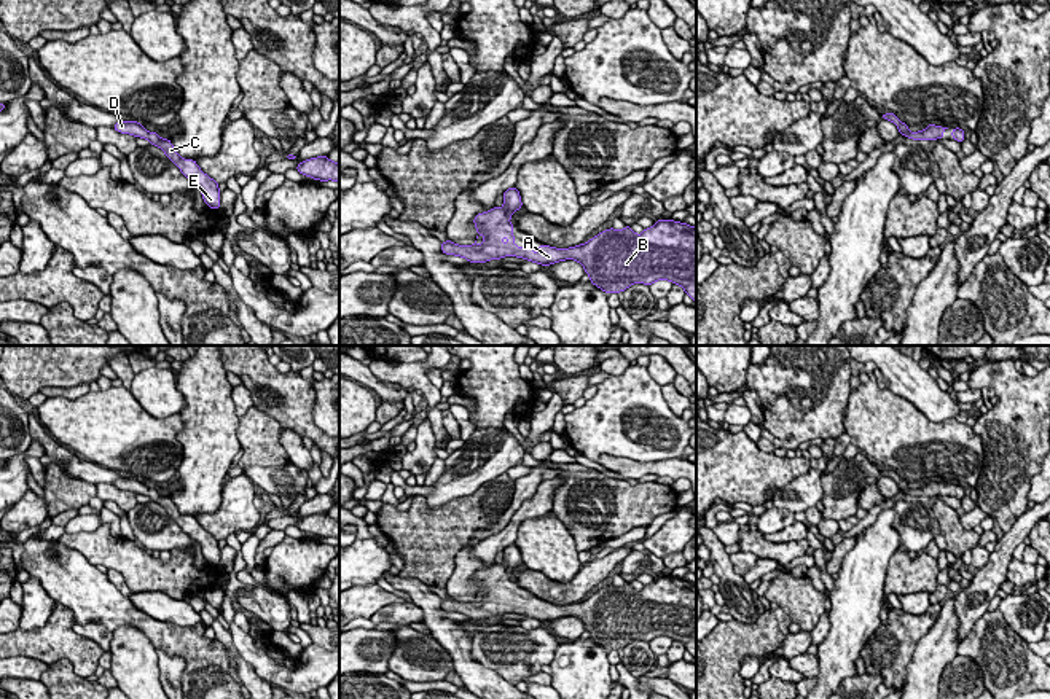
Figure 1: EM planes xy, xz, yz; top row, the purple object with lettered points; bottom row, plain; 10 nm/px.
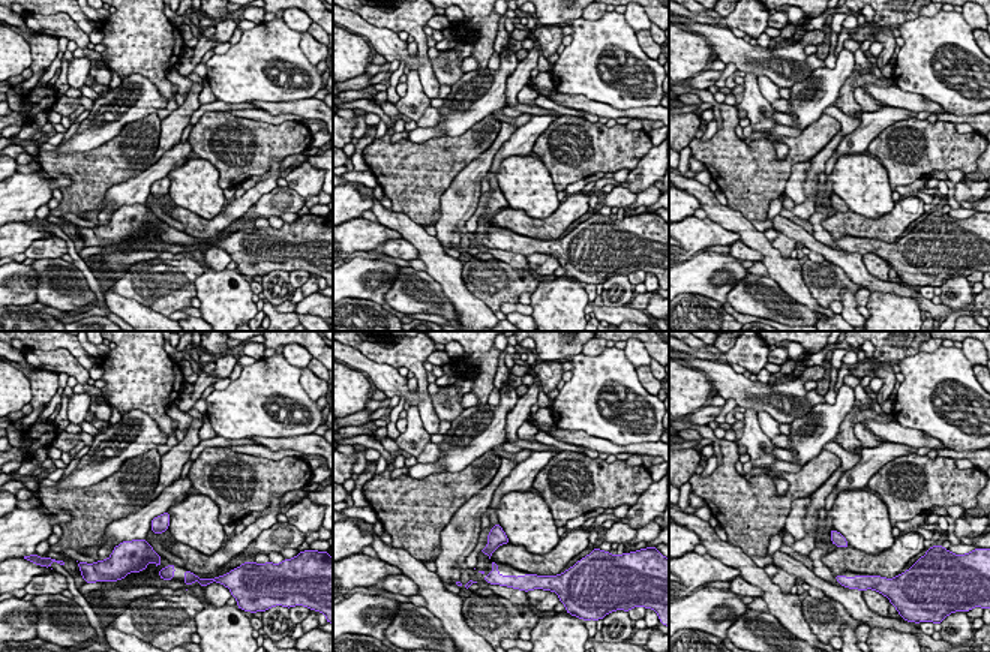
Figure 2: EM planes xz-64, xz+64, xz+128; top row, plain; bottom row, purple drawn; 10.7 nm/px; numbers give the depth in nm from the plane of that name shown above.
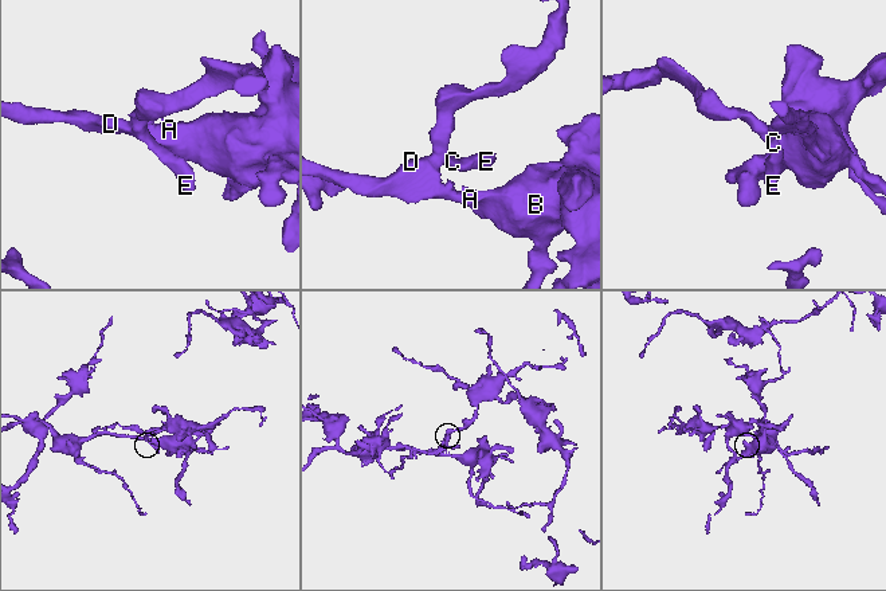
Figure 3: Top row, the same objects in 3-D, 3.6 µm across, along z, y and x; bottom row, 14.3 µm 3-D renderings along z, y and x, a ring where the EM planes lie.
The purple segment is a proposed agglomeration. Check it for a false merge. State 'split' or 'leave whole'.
leave whole

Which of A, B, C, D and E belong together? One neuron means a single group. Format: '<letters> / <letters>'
A B C D E

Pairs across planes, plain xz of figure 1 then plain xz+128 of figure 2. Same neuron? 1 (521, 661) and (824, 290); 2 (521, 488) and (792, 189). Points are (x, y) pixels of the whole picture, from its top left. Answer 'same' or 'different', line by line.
1: same
2: different

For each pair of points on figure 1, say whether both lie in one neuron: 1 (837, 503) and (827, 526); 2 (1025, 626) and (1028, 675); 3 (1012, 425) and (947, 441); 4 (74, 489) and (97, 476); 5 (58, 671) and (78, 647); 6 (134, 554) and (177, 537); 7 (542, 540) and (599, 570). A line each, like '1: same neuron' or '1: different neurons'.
1: different neurons
2: different neurons
3: different neurons
4: different neurons
5: different neurons
6: different neurons
7: different neurons

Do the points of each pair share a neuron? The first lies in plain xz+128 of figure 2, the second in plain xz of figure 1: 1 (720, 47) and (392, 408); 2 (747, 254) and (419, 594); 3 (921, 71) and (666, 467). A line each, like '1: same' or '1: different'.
1: different
2: different
3: different

